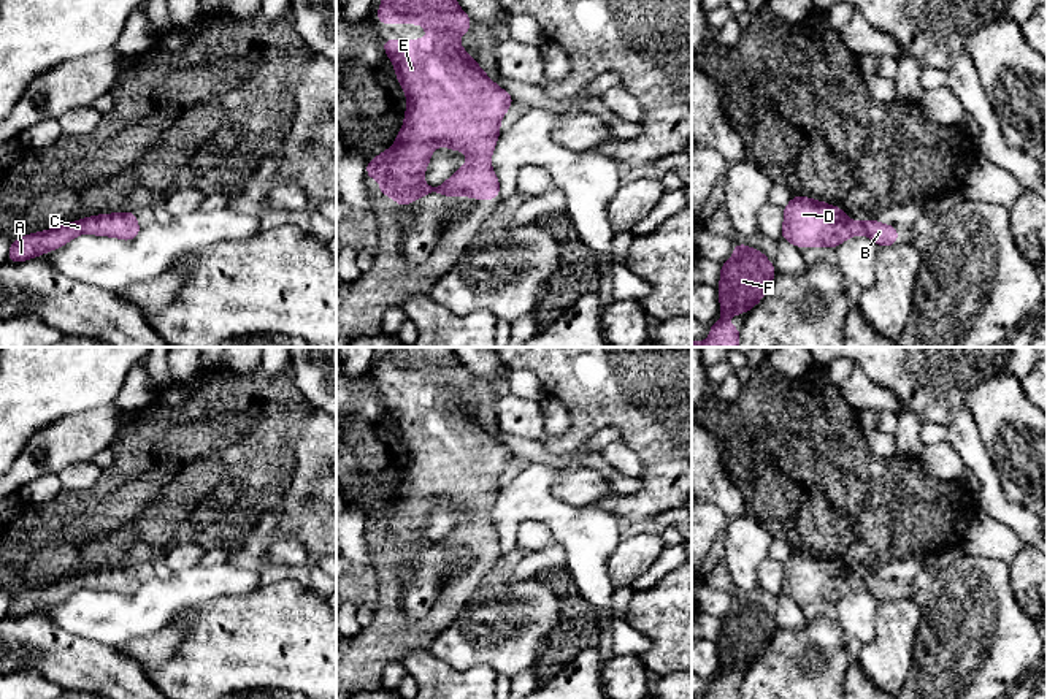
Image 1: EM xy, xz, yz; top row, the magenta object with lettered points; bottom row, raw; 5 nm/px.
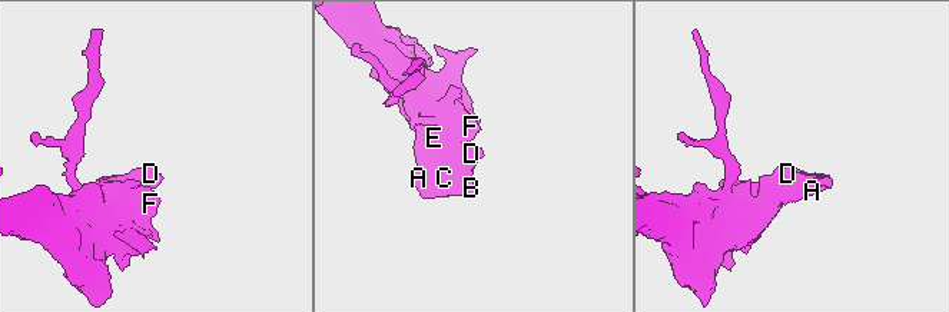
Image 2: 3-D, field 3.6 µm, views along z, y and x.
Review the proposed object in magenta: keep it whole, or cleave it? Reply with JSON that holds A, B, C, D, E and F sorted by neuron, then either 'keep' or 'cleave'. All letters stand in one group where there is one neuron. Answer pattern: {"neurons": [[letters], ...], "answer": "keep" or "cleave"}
{"neurons": [["A", "B", "C", "D", "E", "F"]], "answer": "keep"}

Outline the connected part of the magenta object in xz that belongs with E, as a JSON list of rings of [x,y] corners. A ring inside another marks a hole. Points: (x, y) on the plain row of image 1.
[[[384,347],[378,365],[379,379],[422,379],[427,395],[384,395],[382,403],[395,420],[397,434],[408,453],[403,482],[390,504],[366,517],[368,534],[381,534],[379,550],[392,550],[406,561],[427,548],[497,555],[500,536],[490,512],[500,491],[500,477],[514,452],[500,444],[460,401],[458,392],[471,384],[454,347]],[[435,502],[463,506],[470,515],[443,540],[428,542],[422,533]]]

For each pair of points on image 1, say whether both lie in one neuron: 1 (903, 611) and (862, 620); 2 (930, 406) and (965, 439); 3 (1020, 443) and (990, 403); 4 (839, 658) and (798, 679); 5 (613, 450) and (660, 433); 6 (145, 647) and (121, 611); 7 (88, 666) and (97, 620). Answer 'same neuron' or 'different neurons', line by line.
1: different neurons
2: same neuron
3: same neuron
4: same neuron
5: different neurons
6: different neurons
7: different neurons

